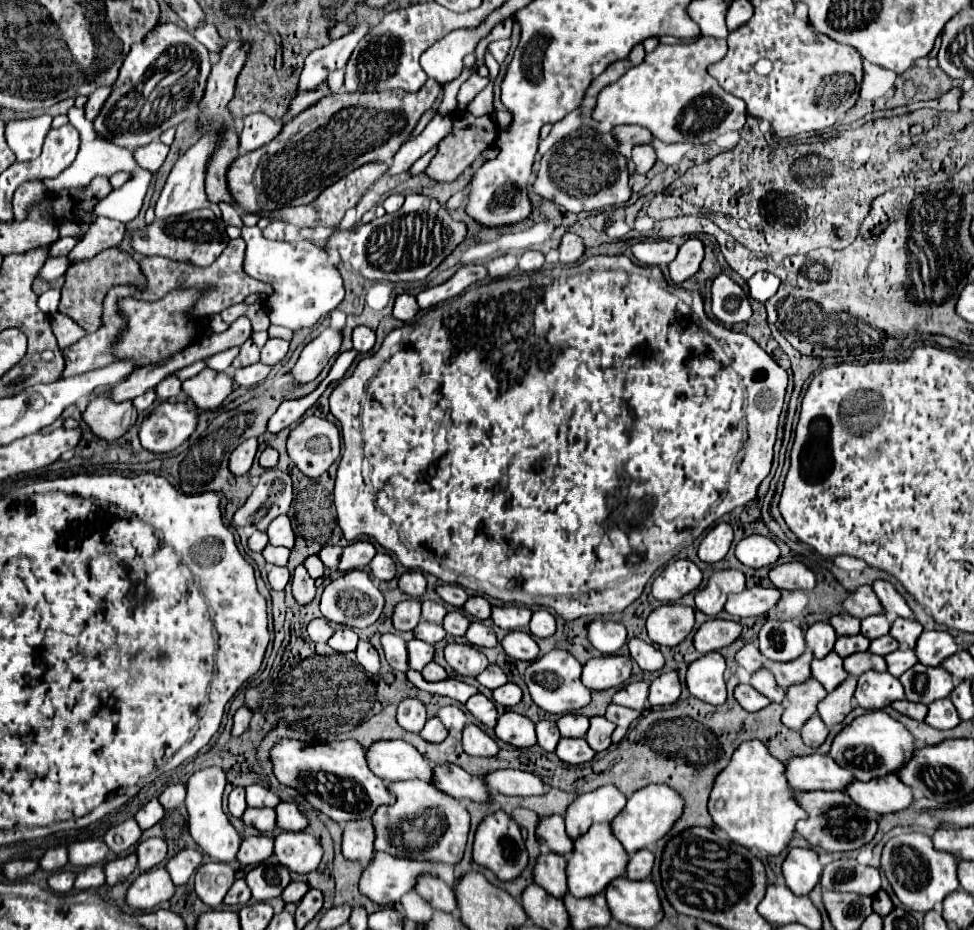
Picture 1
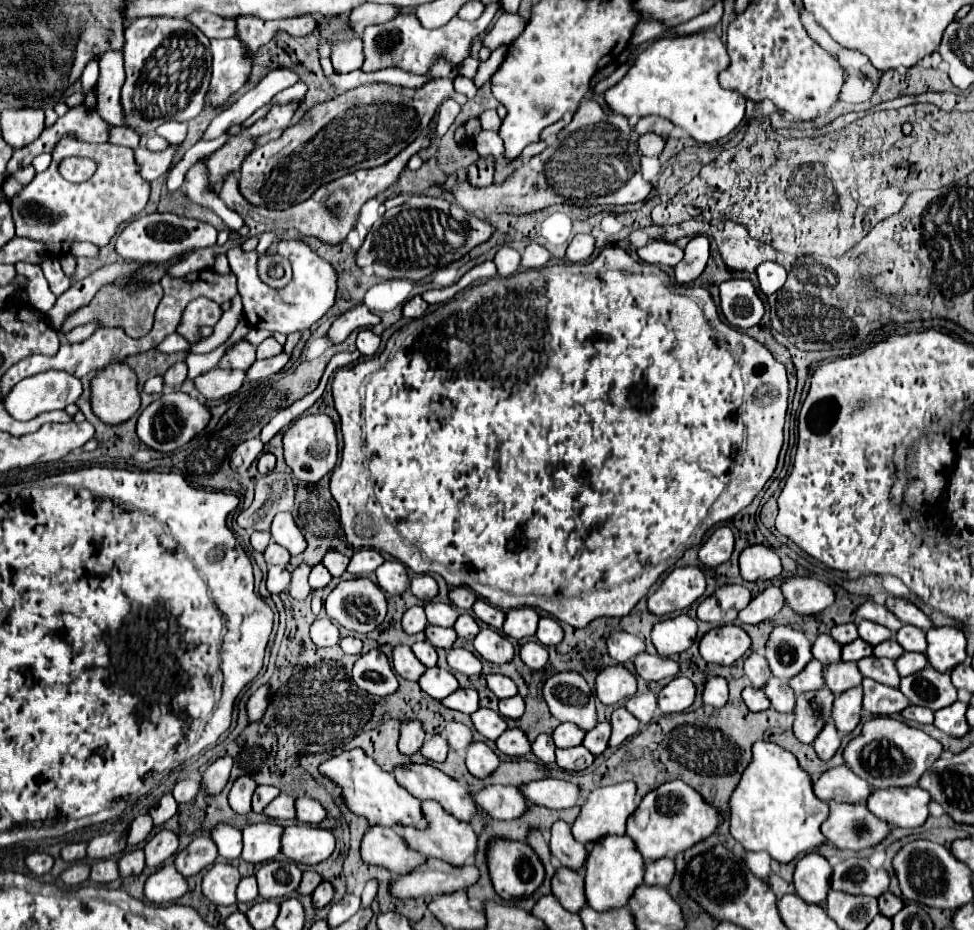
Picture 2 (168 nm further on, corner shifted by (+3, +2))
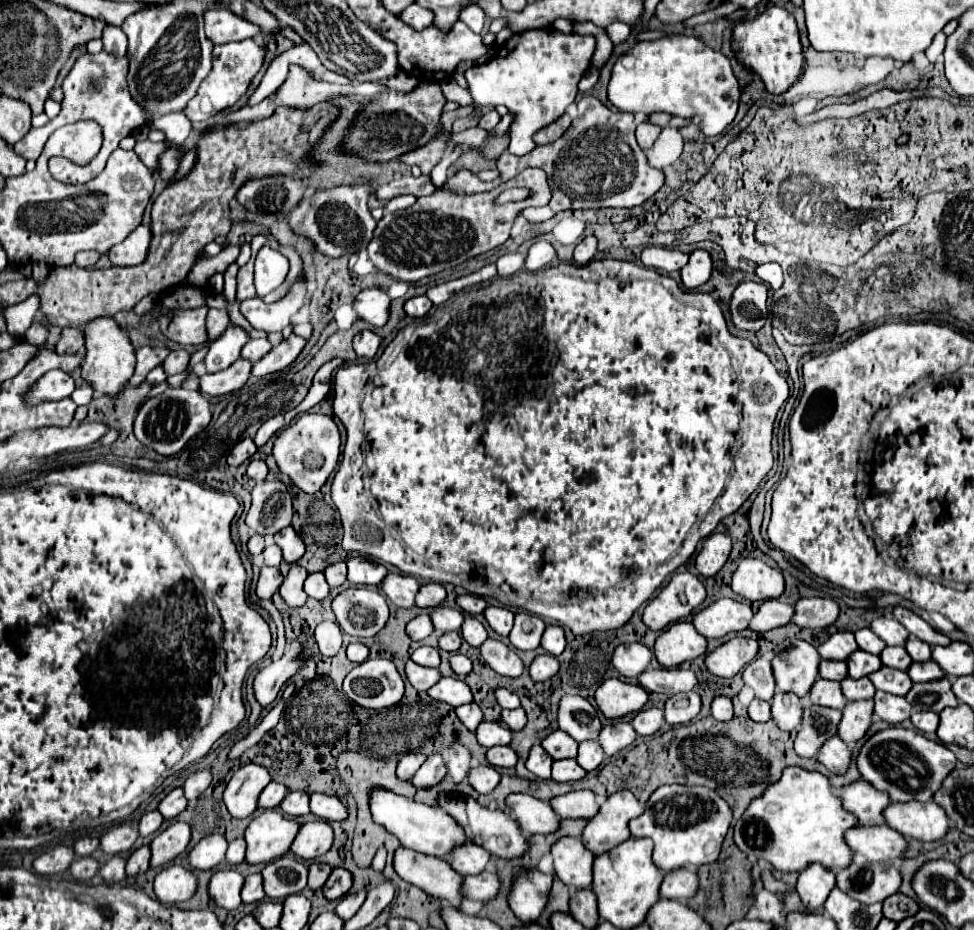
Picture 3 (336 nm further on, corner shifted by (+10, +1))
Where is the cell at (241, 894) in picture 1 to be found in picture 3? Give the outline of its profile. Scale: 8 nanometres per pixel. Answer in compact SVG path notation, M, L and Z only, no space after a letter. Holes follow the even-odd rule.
M260 873L248 875L246 883L244 883L244 889L242 889L242 901L244 903L258 903L264 897L266 895L264 895L264 887L262 887L262 875Z

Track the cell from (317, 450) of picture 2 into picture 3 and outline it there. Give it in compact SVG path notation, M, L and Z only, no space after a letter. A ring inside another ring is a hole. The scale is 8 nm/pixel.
M304 413L296 423L284 429L276 441L272 451L280 471L288 475L296 487L304 493L318 493L340 459L340 431L332 417L320 413Z

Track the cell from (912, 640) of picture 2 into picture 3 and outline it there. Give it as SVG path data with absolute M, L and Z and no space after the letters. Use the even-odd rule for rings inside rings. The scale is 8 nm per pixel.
M908 639L906 649L908 649L908 653L912 655L912 659L918 661L918 663L920 663L920 661L930 661L930 659L932 659L932 647L930 647L928 643L924 643L924 641Z

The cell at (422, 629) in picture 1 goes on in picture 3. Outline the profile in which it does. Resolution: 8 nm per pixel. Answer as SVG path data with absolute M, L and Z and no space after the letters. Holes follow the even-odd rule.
M450 631L440 637L440 649L444 649L444 651L456 653L460 649L460 645L462 645L462 637L458 631Z

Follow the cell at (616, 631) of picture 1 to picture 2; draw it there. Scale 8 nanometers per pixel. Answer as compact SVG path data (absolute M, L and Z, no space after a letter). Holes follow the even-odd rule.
M611 630L611 634L607 634L607 652L619 664L625 664L625 662L633 660L643 650L645 650L645 644L637 636L633 636L629 632Z

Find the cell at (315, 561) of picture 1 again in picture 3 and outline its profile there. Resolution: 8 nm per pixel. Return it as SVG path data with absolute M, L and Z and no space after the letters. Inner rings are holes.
M312 573L312 575L308 575L308 579L306 579L306 583L304 583L304 591L306 591L310 597L322 601L324 597L328 597L330 587L328 587L328 583L326 583L326 579L324 579L322 573Z

